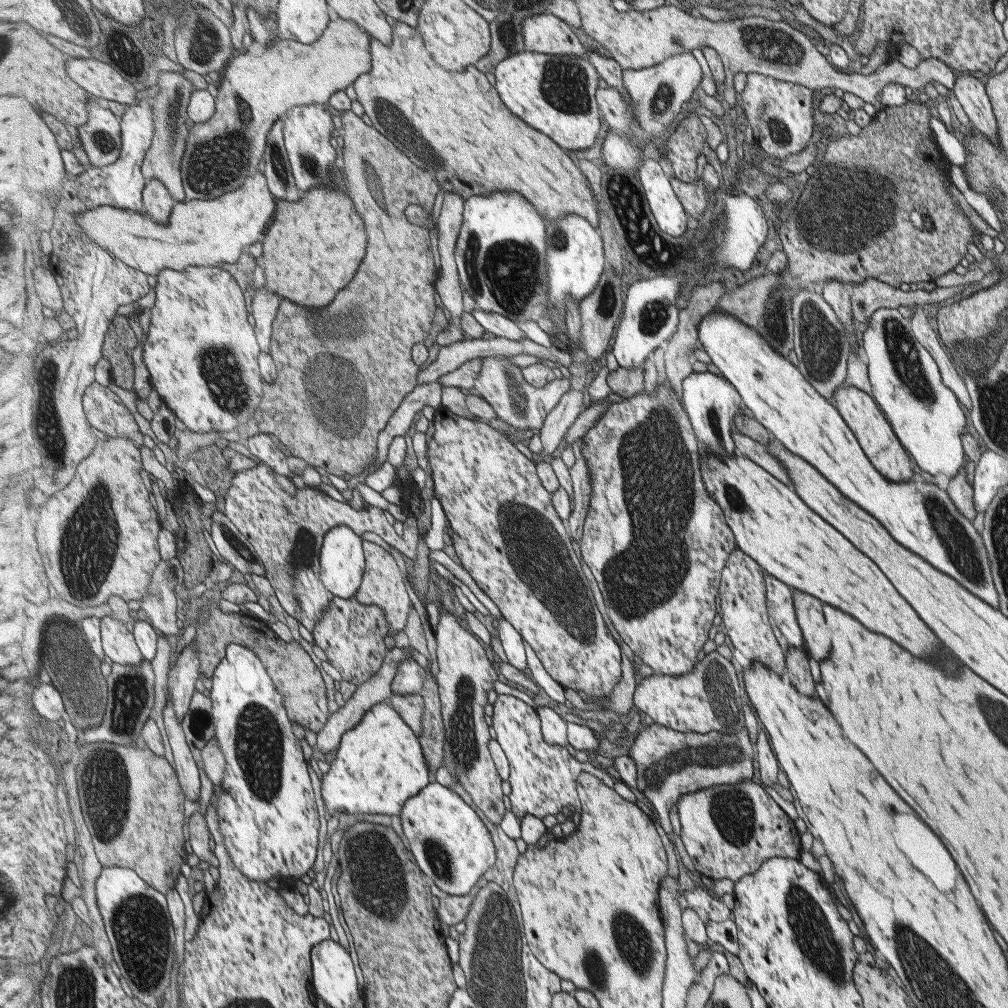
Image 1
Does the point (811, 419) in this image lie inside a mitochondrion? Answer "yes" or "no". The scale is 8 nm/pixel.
no

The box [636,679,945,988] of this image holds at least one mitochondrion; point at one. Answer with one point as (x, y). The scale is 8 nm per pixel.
(811, 931)

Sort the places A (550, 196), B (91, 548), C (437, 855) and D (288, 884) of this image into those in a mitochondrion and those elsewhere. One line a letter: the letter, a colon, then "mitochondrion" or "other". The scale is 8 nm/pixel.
A: other
B: mitochondrion
C: mitochondrion
D: other

